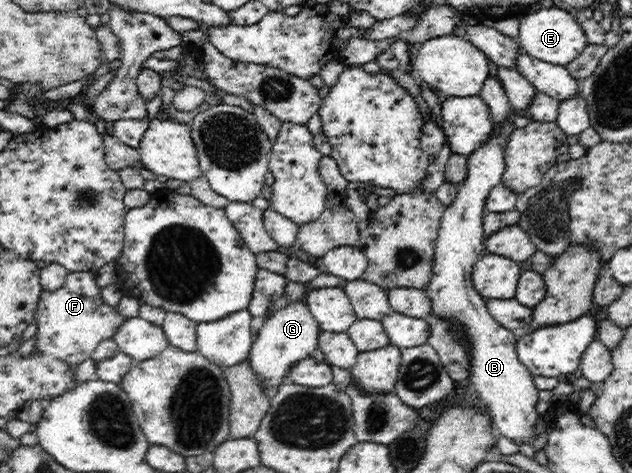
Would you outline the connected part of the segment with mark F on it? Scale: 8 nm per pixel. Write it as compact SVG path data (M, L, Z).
M68 272L61 289L43 291L36 311L38 351L76 366L92 357L99 342L115 335L125 319L103 302L95 278L92 272Z

